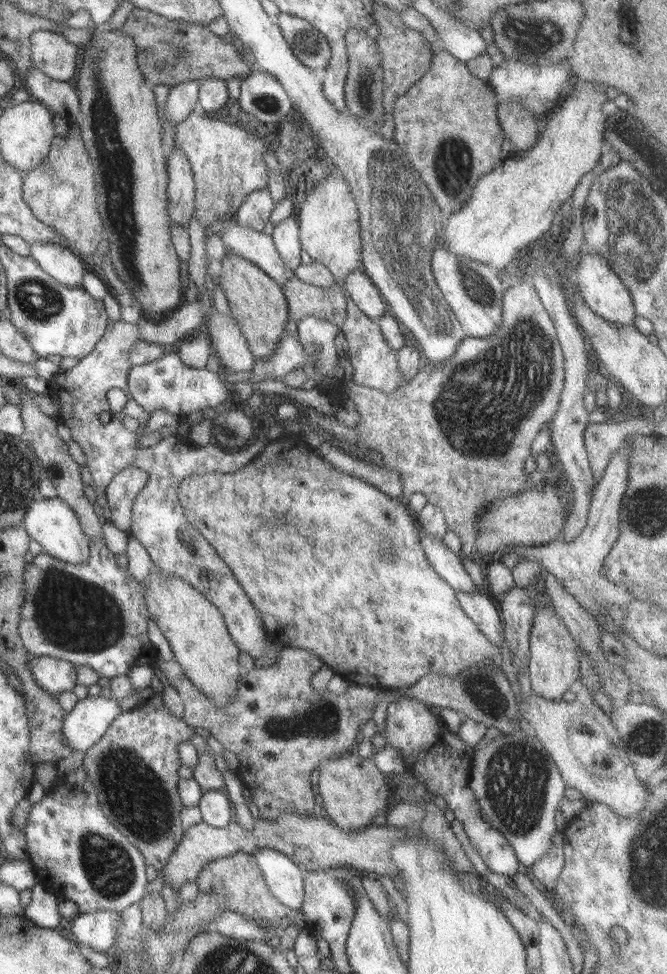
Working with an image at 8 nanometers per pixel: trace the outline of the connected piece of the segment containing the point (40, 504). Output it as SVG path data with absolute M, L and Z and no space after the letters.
M39 497L30 504L22 526L29 538L32 537L40 543L42 552L72 565L86 565L89 562L91 540L84 534L75 511L64 500Z

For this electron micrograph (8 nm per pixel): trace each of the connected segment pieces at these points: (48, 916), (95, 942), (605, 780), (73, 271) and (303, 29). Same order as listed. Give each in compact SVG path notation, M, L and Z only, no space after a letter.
M36 882L31 888L31 902L25 909L23 918L39 928L58 929L63 921L58 900L43 884Z
M100 910L80 913L72 920L72 935L78 944L101 953L113 947L117 940L117 929L123 922L123 912Z
M582 685L572 702L548 700L533 691L530 696L521 695L524 727L548 750L567 787L580 791L588 804L602 803L617 815L632 817L644 809L648 786L636 776L620 734L613 728L610 716L594 702L594 693Z
M33 242L29 247L29 256L38 266L67 287L80 287L84 273L91 267L87 259L72 253L68 246Z
M282 12L276 24L288 41L294 56L304 66L314 71L327 68L332 56L331 46L312 24Z

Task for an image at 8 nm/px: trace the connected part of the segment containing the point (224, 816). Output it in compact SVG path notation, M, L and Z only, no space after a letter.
M224 790L203 792L198 807L203 820L214 828L222 828L234 818L233 804Z

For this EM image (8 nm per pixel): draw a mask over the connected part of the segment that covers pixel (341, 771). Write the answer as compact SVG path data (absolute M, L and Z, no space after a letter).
M341 754L340 757L324 759L320 763L319 770L318 794L323 798L326 814L338 828L352 833L368 827L369 824L375 824L376 815L380 814L380 811L386 812L388 776L378 770L371 757Z

